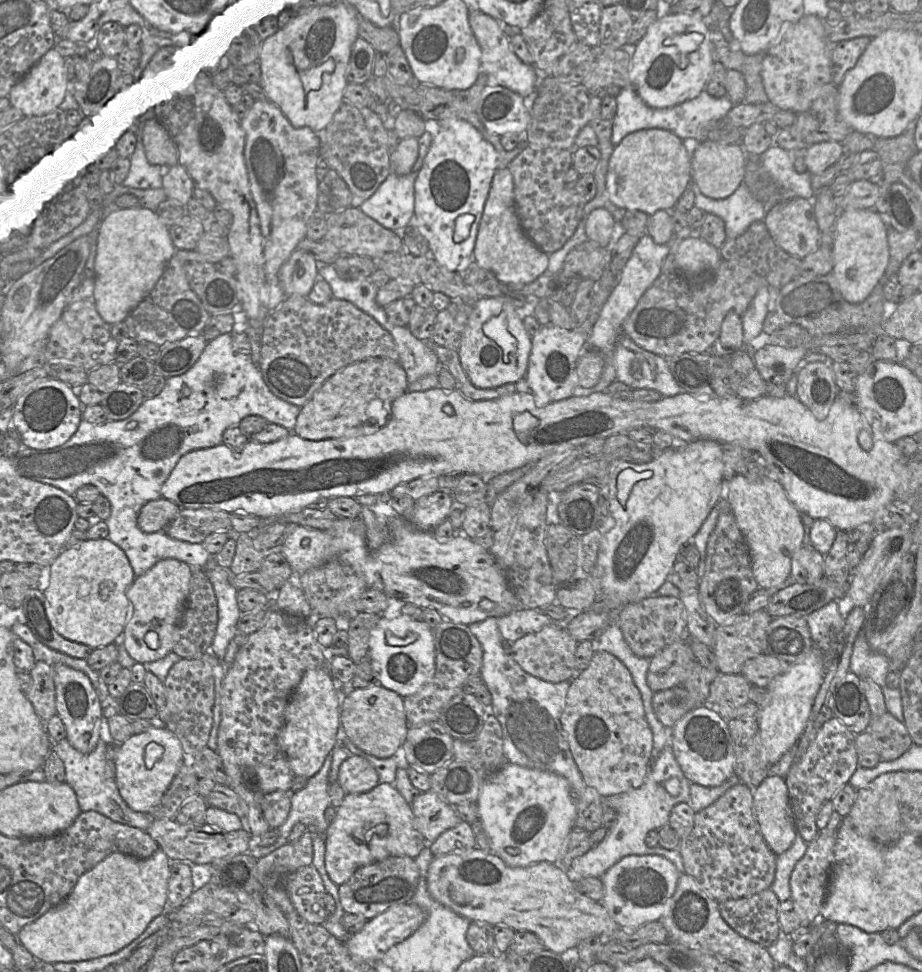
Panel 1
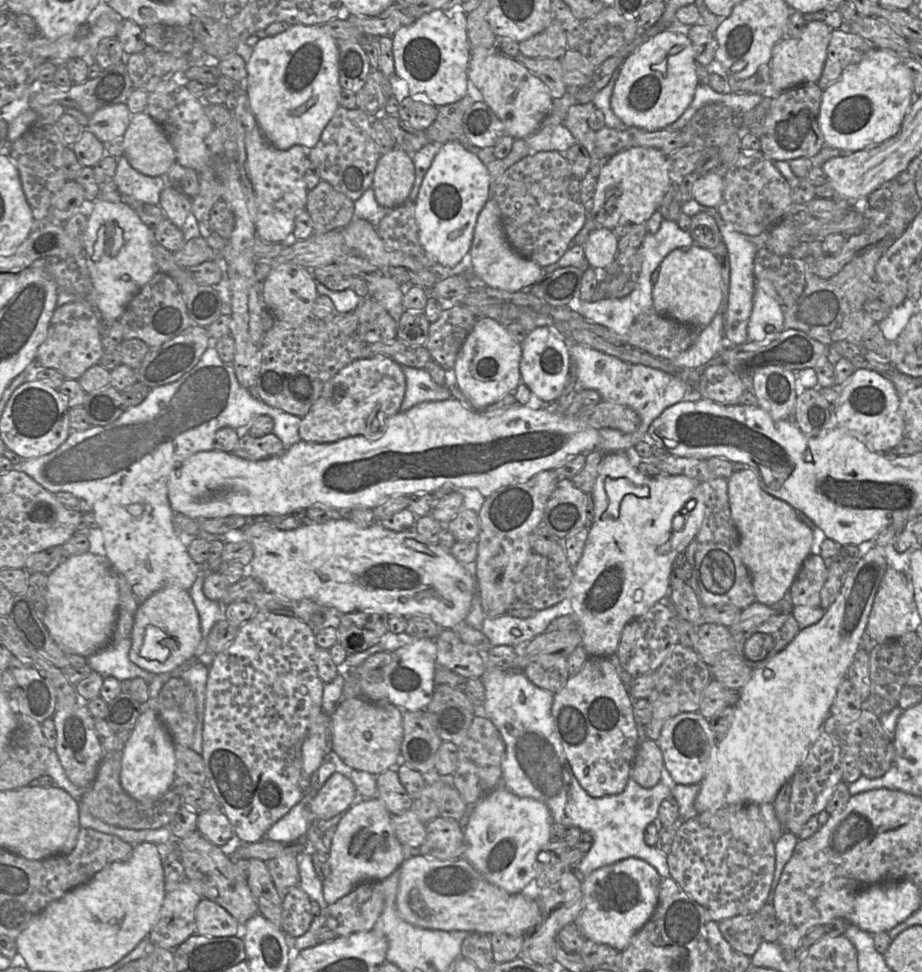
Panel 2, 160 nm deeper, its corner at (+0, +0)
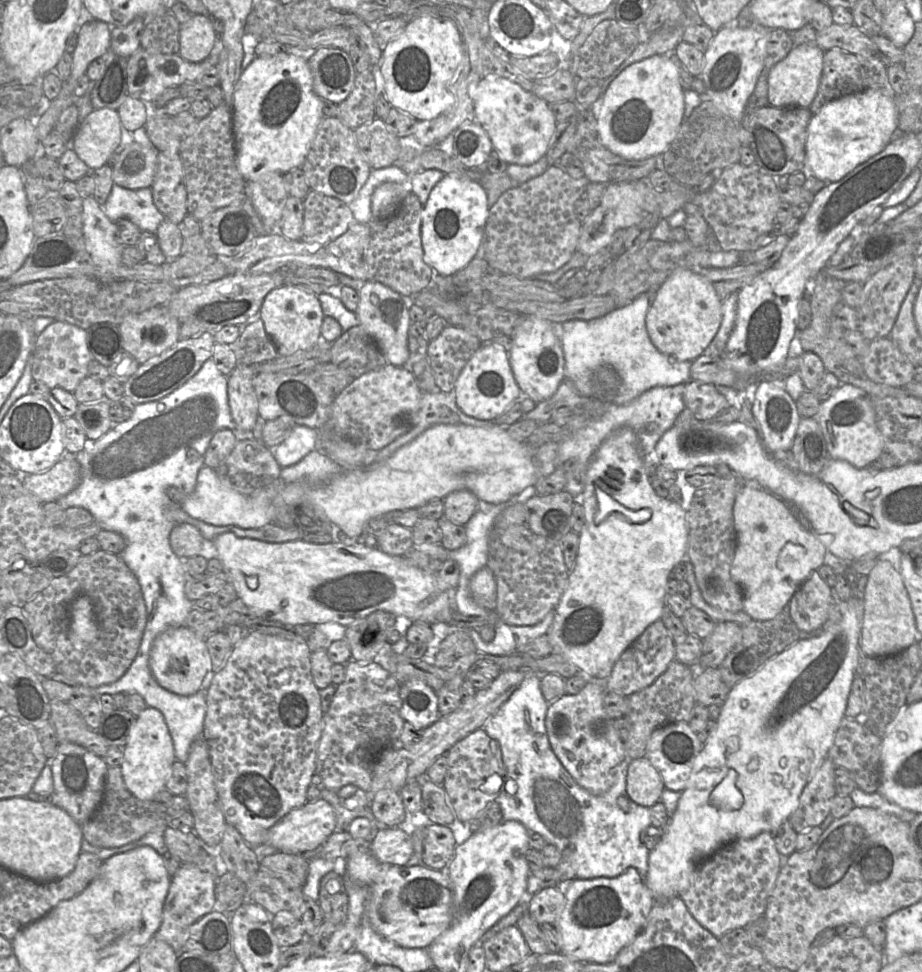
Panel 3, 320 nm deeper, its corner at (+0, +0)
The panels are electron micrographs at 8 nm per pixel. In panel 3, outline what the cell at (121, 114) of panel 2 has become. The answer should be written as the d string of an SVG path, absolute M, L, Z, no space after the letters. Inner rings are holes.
M95 109L79 124L70 148L94 171L111 163L121 138L122 125L117 110Z

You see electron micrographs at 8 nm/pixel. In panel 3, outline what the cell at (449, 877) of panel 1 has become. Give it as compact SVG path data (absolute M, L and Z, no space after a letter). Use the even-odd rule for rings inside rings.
M424 864L414 866L383 865L377 879L370 885L366 915L382 937L404 948L428 948L450 925L453 892L445 870L431 869Z

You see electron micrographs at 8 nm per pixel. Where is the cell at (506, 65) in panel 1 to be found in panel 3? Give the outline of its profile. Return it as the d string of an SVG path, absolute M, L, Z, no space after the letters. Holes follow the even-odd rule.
M490 75L468 87L475 120L488 134L493 149L507 164L529 166L546 157L556 120L546 101L509 79Z

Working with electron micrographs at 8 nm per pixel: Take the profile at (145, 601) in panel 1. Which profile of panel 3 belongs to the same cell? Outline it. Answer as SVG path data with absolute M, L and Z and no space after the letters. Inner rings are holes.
M186 625L168 628L155 638L150 650L149 666L164 689L181 696L193 695L201 689L205 674L211 670L205 639L199 638Z

